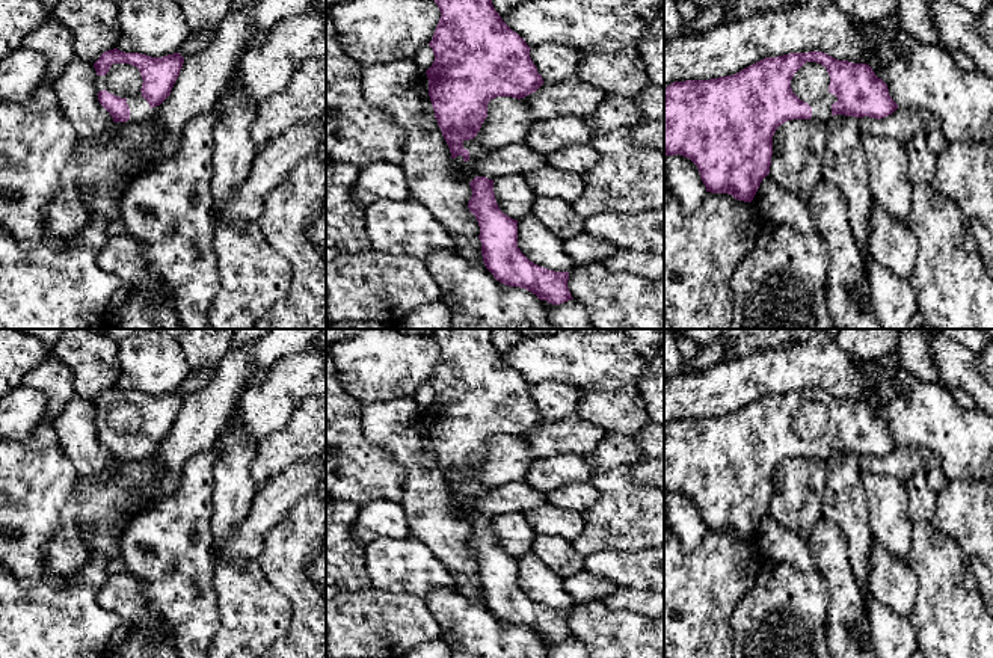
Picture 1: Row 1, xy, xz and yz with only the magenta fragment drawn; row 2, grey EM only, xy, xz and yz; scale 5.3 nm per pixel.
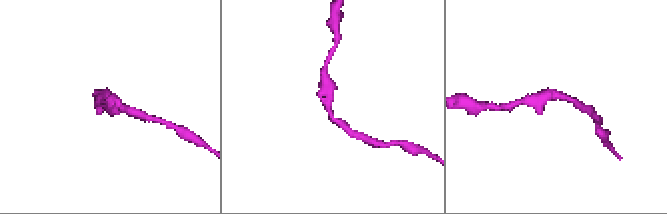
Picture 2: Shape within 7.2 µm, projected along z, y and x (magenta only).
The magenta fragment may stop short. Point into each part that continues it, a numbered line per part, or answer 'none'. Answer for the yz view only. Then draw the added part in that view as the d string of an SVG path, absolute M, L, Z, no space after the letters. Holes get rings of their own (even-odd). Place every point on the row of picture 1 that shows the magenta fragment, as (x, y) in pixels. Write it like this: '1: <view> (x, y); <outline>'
1: yz (811, 82); M806 62L792 77L791 89L812 107L812 119L827 122L833 118L836 95L829 92L830 75L821 63Z

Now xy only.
1: xy (124, 80); M113 63L106 75L97 75L97 94L106 89L116 97L125 98L131 112L127 122L140 122L151 118L158 109L158 106L151 109L142 97L142 83L139 68L130 63Z

